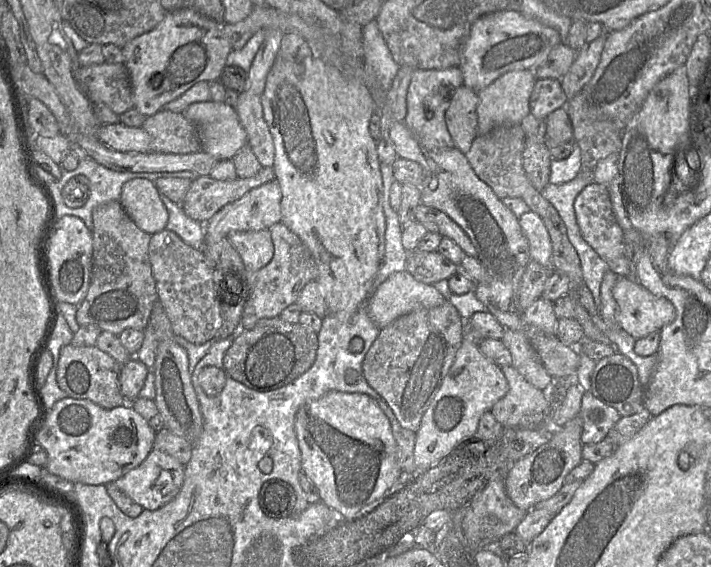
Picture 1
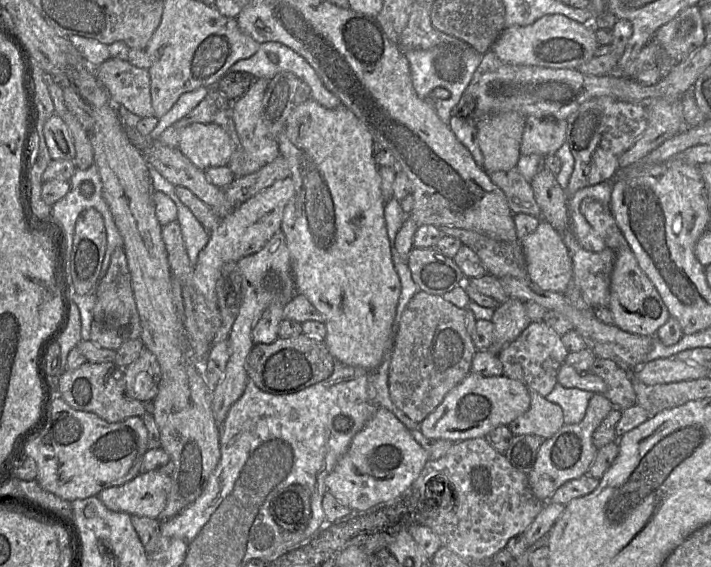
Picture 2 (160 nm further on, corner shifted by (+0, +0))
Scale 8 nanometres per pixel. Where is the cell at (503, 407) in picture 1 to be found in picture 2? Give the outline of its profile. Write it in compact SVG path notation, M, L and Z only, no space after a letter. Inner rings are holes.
M528 389L528 393L531 399L529 409L507 427L514 436L536 435L548 439L564 425L562 409L535 390Z

